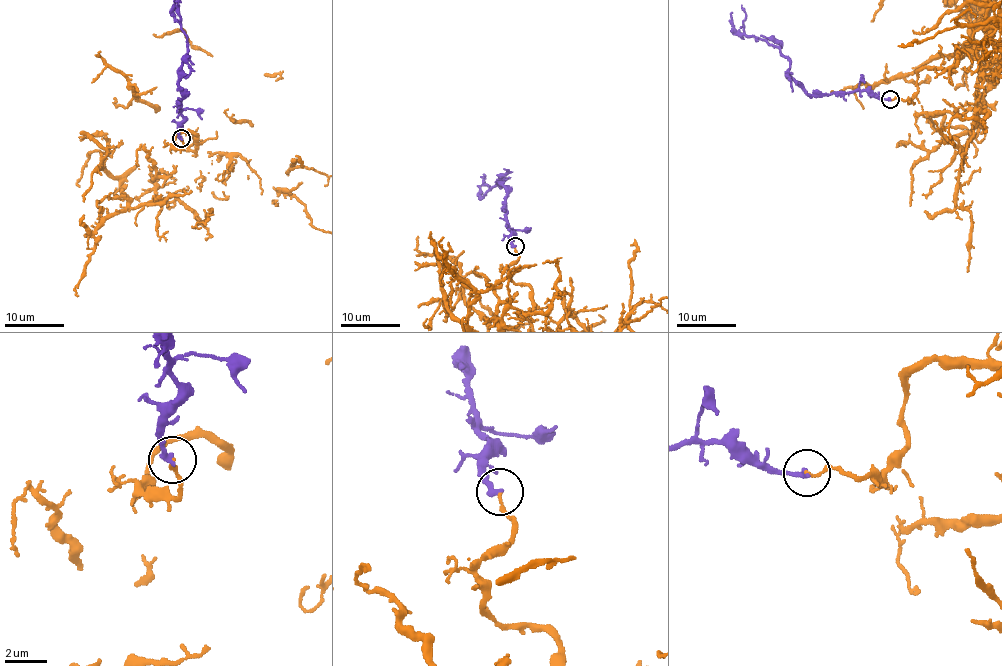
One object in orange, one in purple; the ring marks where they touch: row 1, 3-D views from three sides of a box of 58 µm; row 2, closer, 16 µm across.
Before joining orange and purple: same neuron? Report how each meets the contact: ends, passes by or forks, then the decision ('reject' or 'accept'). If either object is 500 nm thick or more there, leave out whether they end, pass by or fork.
orange ends; purple ends; reject

